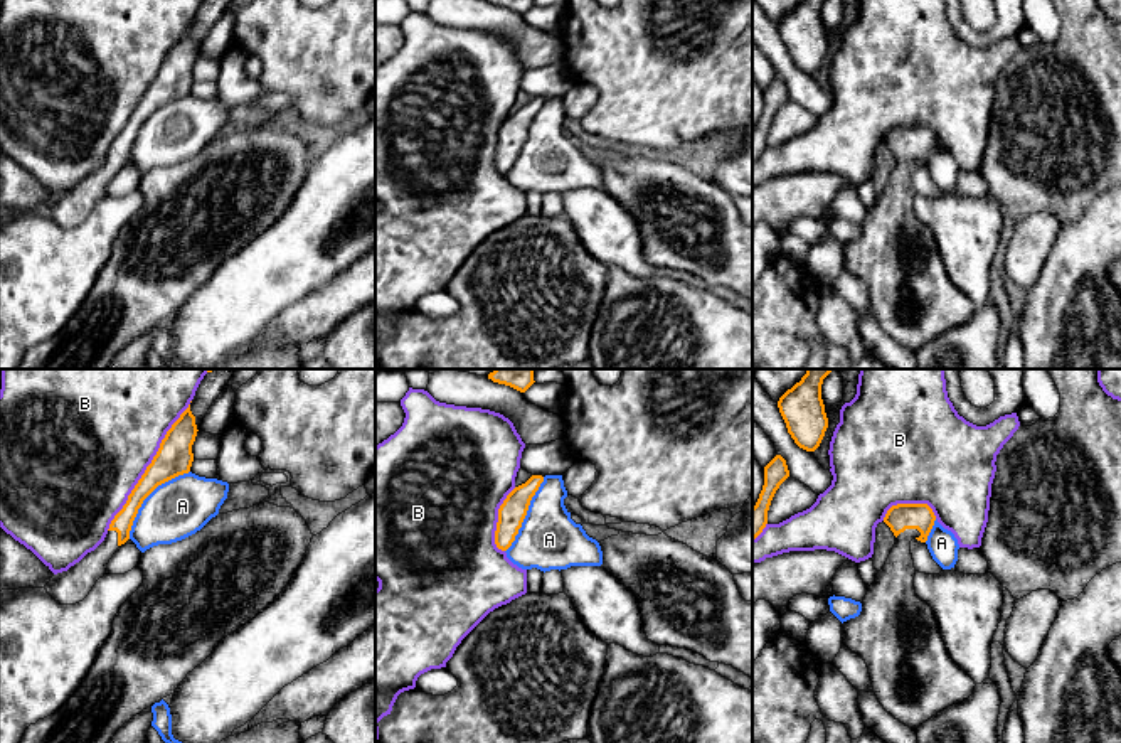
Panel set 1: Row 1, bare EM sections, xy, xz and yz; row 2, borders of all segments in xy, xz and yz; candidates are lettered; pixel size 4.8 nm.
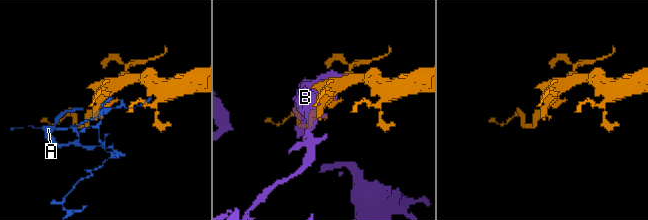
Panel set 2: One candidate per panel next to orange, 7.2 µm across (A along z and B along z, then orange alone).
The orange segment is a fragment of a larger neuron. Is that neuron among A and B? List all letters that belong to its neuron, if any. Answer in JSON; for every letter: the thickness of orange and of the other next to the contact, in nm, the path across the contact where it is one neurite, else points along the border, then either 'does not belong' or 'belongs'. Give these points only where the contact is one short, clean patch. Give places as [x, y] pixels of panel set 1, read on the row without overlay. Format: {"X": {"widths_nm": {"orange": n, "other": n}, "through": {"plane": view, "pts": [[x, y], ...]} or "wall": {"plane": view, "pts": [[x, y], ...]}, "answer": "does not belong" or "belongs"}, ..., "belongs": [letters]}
{"A": {"widths_nm": {"orange": 170, "other": 280}, "answer": "does not belong"}, "B": {"widths_nm": {"orange": 170, "other": 500}, "answer": "does not belong"}, "belongs": []}

